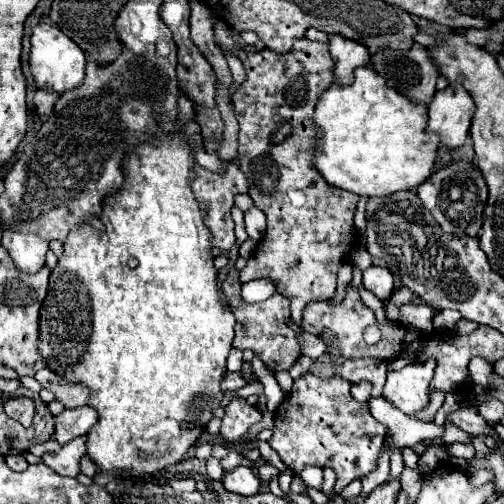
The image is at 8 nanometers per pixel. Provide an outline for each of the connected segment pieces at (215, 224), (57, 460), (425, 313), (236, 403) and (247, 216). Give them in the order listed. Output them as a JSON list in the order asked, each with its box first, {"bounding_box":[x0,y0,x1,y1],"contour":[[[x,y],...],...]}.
[{"bounding_box":[190,164,248,256],"contour":[[[198,164],[192,168],[192,172],[194,172],[194,178],[192,178],[192,182],[190,182],[190,188],[192,188],[192,192],[194,192],[194,196],[196,196],[198,204],[200,204],[200,208],[202,208],[204,214],[206,214],[204,224],[206,224],[206,226],[210,228],[210,232],[212,232],[212,246],[218,248],[220,254],[228,256],[230,248],[236,244],[234,222],[232,222],[232,216],[230,216],[230,208],[234,206],[234,196],[236,196],[236,194],[248,192],[246,176],[240,172],[240,168],[232,168],[232,170],[228,170],[228,172],[232,172],[230,176],[232,176],[234,182],[228,182],[228,180],[224,180],[224,176],[214,174],[214,172],[210,172],[210,170],[198,166]]]},{"bounding_box":[42,435,86,476],"contour":[[[86,435],[70,440],[60,448],[60,452],[46,452],[42,456],[44,464],[62,476],[78,476],[80,474],[80,458],[86,454]]]},{"bounding_box":[400,304,434,332],"contour":[[[404,304],[400,308],[402,312],[402,324],[412,328],[412,330],[420,330],[420,332],[432,332],[432,318],[434,318],[434,308],[428,304],[420,304],[420,306],[412,306],[412,304]]]},{"bounding_box":[220,398,262,444],"contour":[[[234,398],[230,406],[226,406],[220,436],[230,444],[240,444],[242,436],[250,430],[250,426],[254,426],[260,420],[262,420],[260,410],[248,406],[244,398]]]},{"bounding_box":[244,208,266,242],"contour":[[[252,208],[248,212],[244,212],[244,224],[246,224],[246,232],[250,236],[250,240],[258,242],[264,238],[266,232],[266,216],[260,208]]]}]

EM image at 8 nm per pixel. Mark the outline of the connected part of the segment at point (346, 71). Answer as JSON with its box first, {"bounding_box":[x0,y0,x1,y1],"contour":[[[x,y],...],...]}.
{"bounding_box":[328,34,370,84],"contour":[[[332,34],[328,36],[330,44],[332,44],[332,60],[336,62],[336,80],[342,84],[352,82],[354,70],[358,66],[366,66],[370,60],[368,48],[364,48],[364,44],[356,42],[356,40],[348,40],[340,34]]]}

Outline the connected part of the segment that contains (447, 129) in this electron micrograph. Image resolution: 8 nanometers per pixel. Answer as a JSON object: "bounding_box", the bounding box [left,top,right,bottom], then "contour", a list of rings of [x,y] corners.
{"bounding_box":[426,86,472,150],"contour":[[[448,86],[436,92],[436,100],[428,104],[428,126],[426,132],[438,134],[440,142],[454,150],[462,146],[470,136],[472,120],[472,98],[464,88]]]}

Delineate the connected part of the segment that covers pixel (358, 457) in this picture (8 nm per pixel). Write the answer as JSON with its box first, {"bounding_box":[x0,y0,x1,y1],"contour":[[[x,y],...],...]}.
{"bounding_box":[268,372,384,494],"contour":[[[312,372],[294,380],[290,398],[276,410],[274,436],[268,444],[278,452],[282,462],[300,472],[304,466],[330,466],[336,470],[336,494],[340,494],[352,480],[364,478],[376,466],[378,454],[384,446],[384,426],[372,418],[366,404],[358,404],[350,394],[350,382],[332,376],[320,378]]]}

